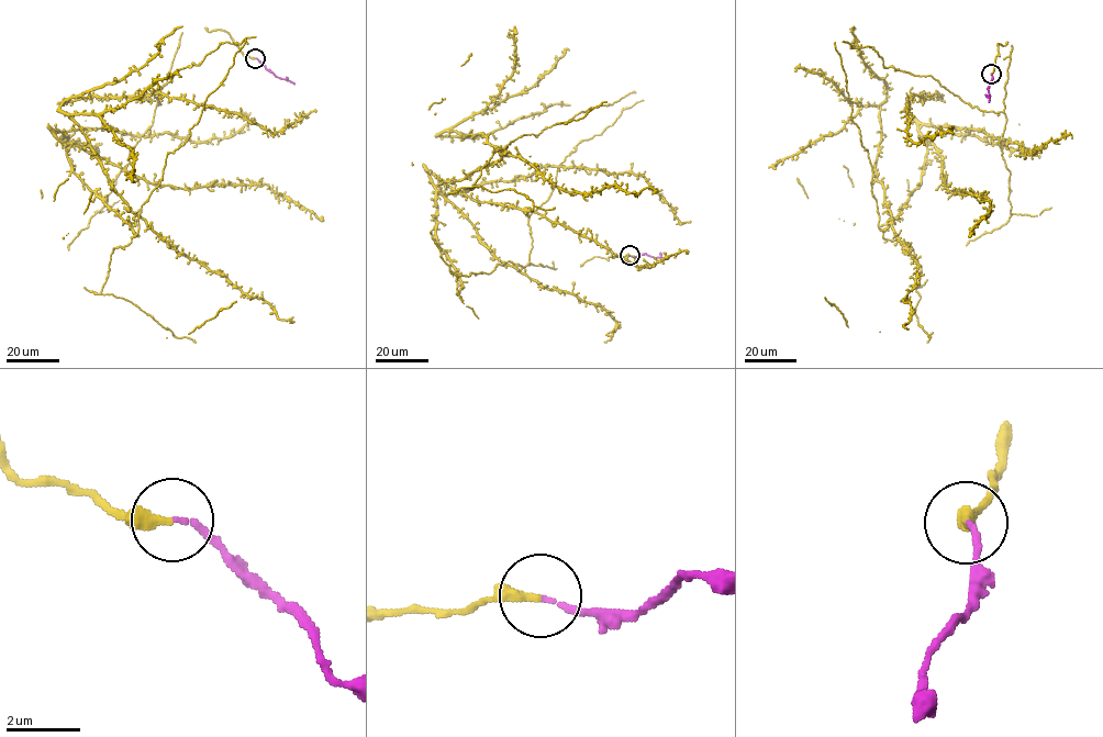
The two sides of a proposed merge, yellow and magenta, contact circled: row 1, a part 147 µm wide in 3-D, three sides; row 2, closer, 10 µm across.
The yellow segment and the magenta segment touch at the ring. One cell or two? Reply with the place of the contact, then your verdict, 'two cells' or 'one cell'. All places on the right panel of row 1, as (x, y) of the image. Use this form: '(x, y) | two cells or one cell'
(991, 74) | one cell

